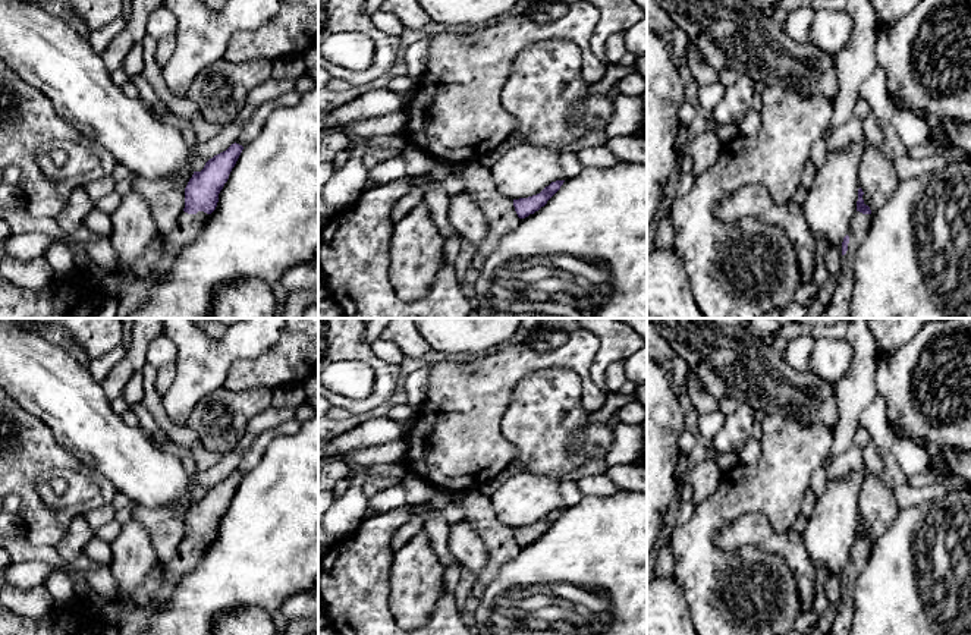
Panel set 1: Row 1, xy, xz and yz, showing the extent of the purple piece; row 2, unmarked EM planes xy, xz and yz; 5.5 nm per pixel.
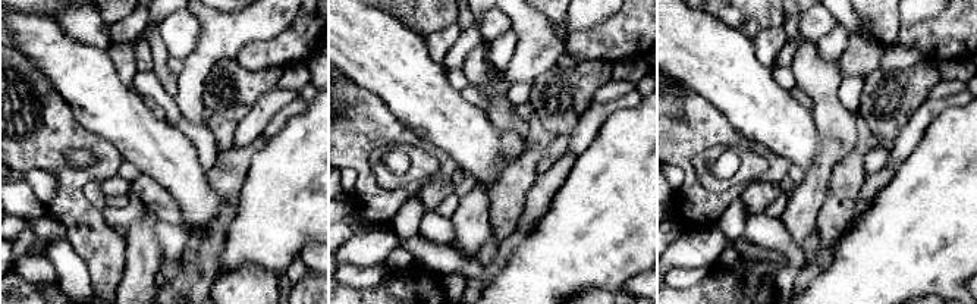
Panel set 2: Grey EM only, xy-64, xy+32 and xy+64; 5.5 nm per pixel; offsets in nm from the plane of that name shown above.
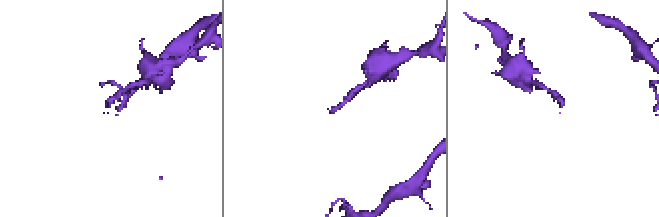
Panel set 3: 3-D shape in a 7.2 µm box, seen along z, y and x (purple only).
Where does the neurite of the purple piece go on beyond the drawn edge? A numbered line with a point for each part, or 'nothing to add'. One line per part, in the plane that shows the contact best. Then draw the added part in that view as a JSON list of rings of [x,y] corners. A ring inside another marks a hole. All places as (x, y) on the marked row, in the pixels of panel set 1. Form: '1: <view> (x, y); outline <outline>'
nothing to add

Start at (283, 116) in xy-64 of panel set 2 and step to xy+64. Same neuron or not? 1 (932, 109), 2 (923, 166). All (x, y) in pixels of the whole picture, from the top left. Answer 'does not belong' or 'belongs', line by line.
1: belongs
2: does not belong

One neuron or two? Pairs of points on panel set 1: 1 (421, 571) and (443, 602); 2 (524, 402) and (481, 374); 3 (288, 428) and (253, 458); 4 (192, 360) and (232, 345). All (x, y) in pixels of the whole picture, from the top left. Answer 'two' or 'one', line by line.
1: two
2: two
3: one
4: one

